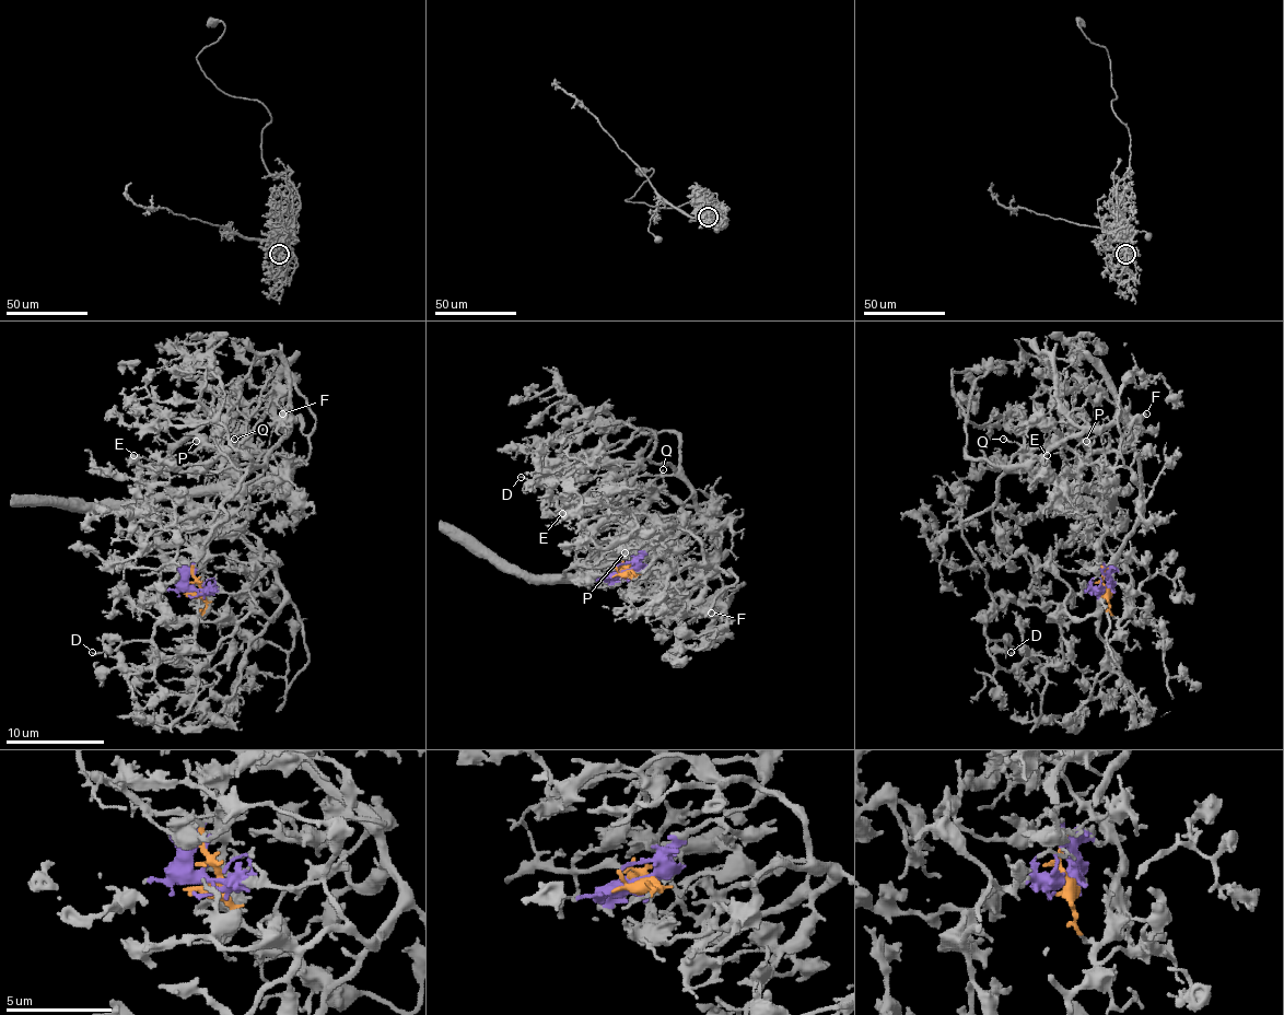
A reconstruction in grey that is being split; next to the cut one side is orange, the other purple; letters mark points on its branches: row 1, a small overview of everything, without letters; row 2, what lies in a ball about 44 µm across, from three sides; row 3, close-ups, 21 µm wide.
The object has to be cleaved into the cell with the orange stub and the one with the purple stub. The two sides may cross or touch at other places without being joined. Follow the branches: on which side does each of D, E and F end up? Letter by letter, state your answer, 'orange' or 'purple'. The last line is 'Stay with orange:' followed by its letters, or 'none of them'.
D: purple
E: purple
F: purple
Stay with orange: none of them

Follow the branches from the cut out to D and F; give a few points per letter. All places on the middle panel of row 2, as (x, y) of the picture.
D: (623, 573), (688, 532), (713, 567), (637, 608), (698, 586), (715, 539), (646, 428), (520, 477)
F: (623, 573), (668, 539), (688, 532), (713, 567), (705, 576), (646, 606), (715, 603), (737, 586), (710, 614)

